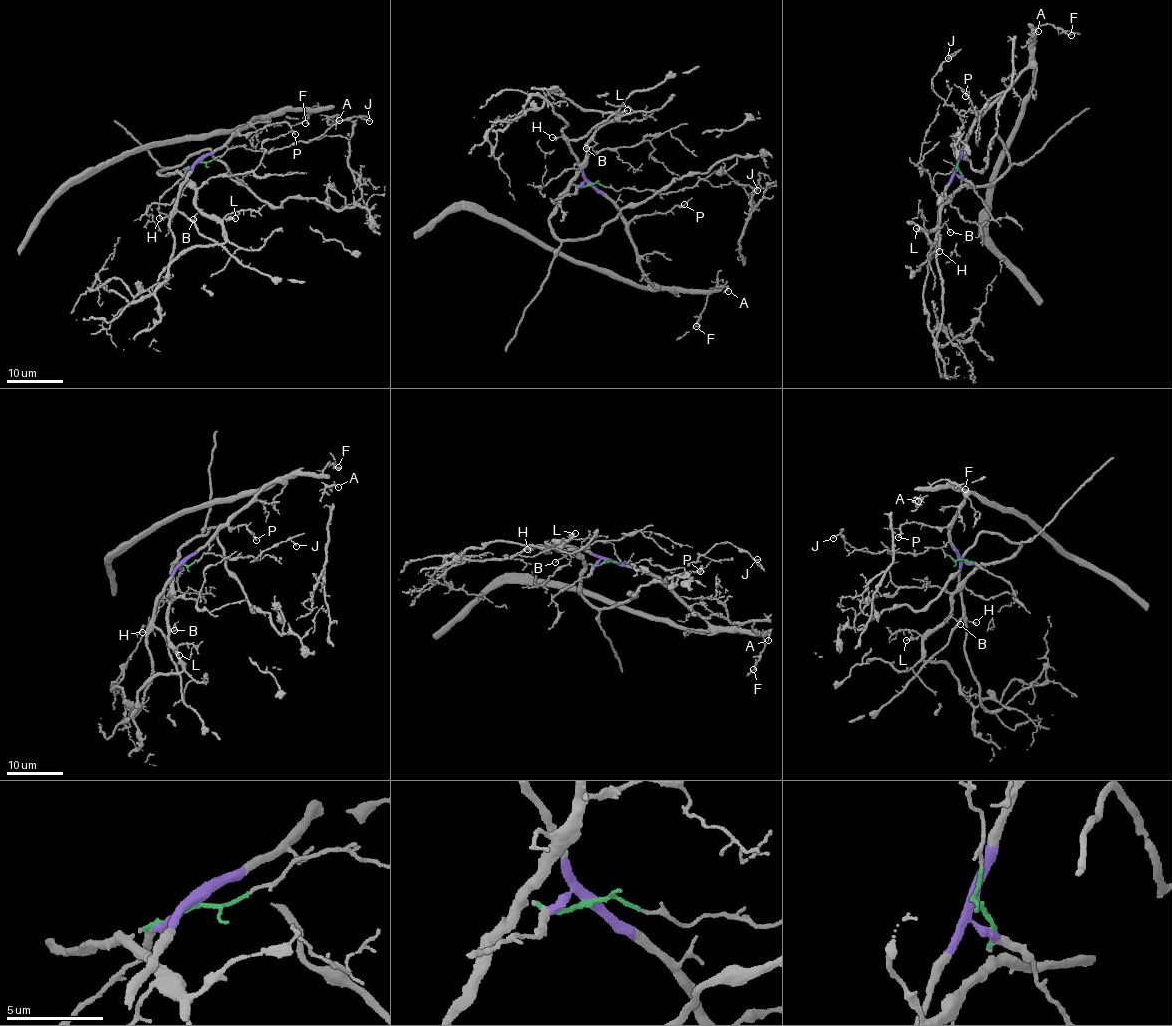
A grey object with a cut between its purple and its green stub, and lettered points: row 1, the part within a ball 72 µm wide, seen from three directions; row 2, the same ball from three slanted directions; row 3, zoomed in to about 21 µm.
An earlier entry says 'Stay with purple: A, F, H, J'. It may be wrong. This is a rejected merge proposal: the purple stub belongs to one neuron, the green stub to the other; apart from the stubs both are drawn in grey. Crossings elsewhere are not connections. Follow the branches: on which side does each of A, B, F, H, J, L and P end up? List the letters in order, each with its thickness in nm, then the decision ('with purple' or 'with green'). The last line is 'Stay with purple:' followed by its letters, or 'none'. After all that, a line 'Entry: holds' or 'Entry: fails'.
A: 110 nm | with purple
B: 150 nm | with green
F: 140 nm | with purple
H: 180 nm | with purple
J: 130 nm | with green
L: 180 nm | with green
P: 240 nm | with purple
Stay with purple: A, F, H, P
Entry: fails

